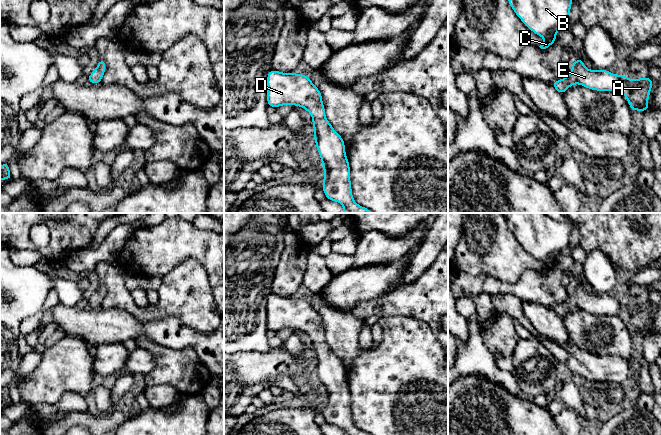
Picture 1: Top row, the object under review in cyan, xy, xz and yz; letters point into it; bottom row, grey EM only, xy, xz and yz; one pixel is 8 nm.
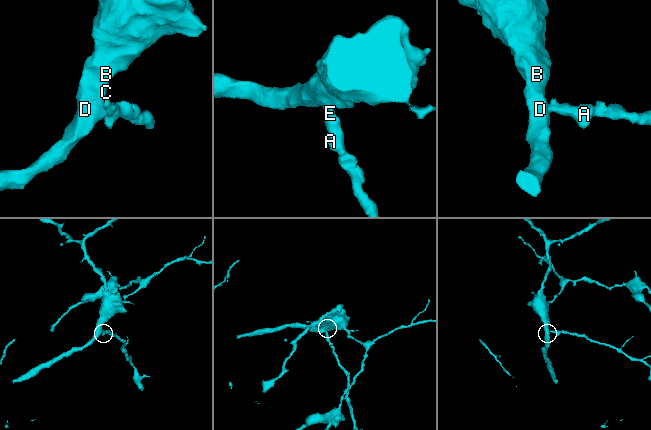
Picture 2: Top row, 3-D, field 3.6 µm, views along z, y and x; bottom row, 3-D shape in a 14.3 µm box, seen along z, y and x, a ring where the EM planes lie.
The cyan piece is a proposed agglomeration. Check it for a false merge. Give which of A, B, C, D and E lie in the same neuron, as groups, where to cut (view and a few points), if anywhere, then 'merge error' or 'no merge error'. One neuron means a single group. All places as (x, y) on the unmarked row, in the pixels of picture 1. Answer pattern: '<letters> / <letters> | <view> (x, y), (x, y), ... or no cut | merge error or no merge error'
A B C D E | no cut | no merge error

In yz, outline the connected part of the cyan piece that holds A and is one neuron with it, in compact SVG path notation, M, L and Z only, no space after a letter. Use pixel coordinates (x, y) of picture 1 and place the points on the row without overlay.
M577 283L572 286L572 295L565 302L554 305L552 310L561 318L575 307L596 315L619 315L626 321L632 335L646 336L650 332L648 322L654 307L649 300L631 303L630 306L629 302L608 294L589 294L583 283Z

